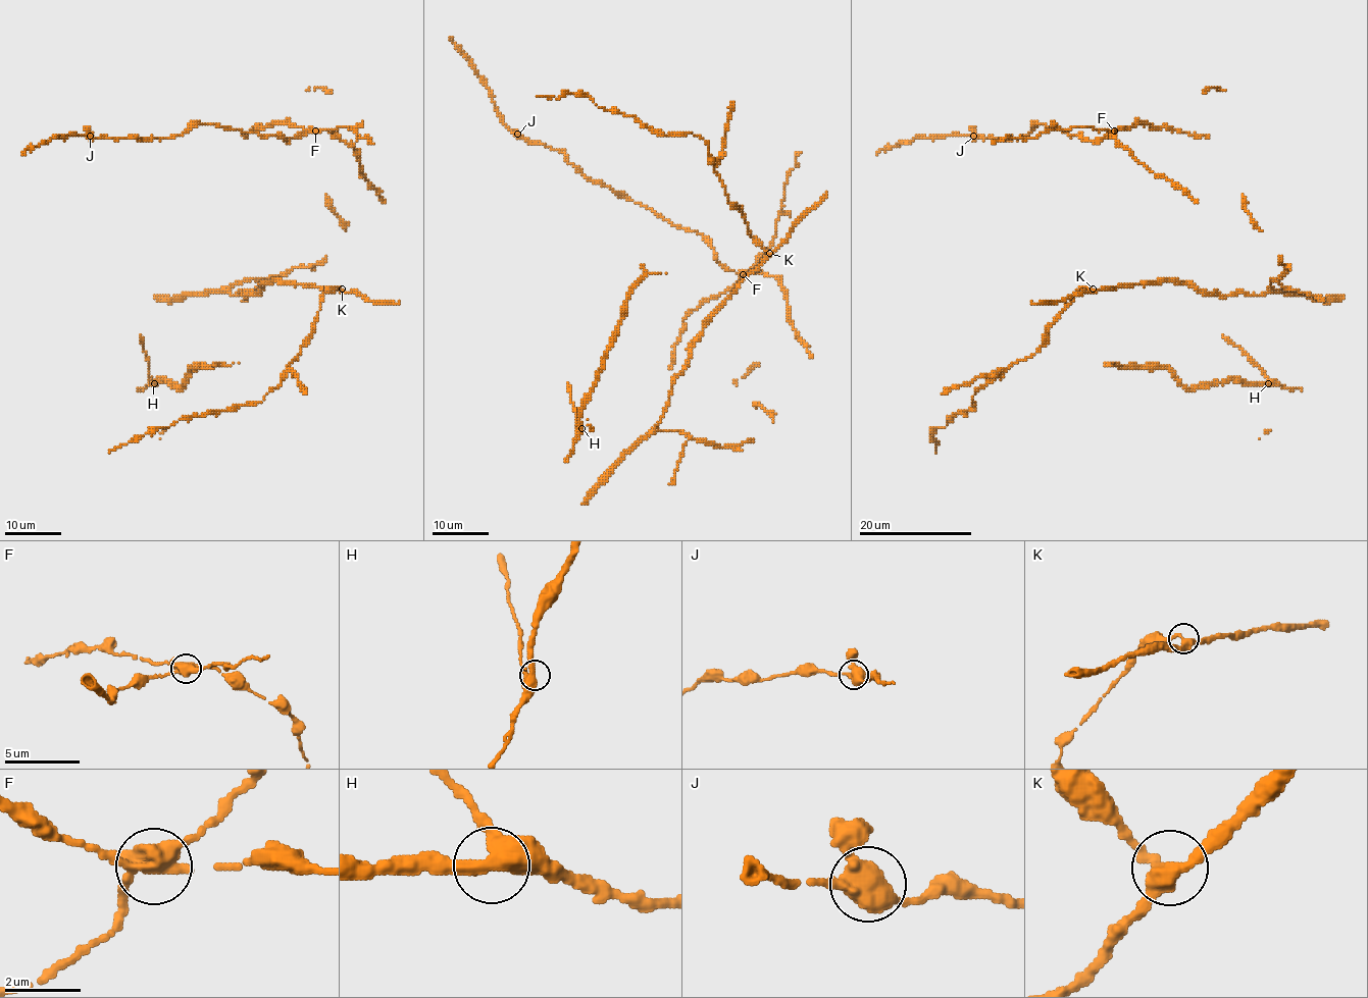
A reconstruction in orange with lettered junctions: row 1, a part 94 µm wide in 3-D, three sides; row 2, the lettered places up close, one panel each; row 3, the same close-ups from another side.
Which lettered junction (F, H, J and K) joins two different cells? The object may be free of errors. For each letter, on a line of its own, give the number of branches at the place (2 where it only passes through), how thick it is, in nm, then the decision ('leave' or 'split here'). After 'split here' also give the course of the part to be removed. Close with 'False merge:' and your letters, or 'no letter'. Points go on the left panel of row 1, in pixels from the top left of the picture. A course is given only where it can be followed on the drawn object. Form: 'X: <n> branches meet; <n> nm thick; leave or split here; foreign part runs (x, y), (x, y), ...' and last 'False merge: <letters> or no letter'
F: 3 branches meet; 440 nm thick; split here
H: 3 branches meet; 380 nm thick; leave
J: 3 branches meet; 440 nm thick; leave
K: 3 branches meet; 360 nm thick; leave
False merge: F

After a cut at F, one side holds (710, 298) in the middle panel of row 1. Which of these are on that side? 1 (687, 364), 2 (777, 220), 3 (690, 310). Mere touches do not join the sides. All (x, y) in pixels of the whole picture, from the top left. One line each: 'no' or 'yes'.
1: no
2: yes
3: yes

